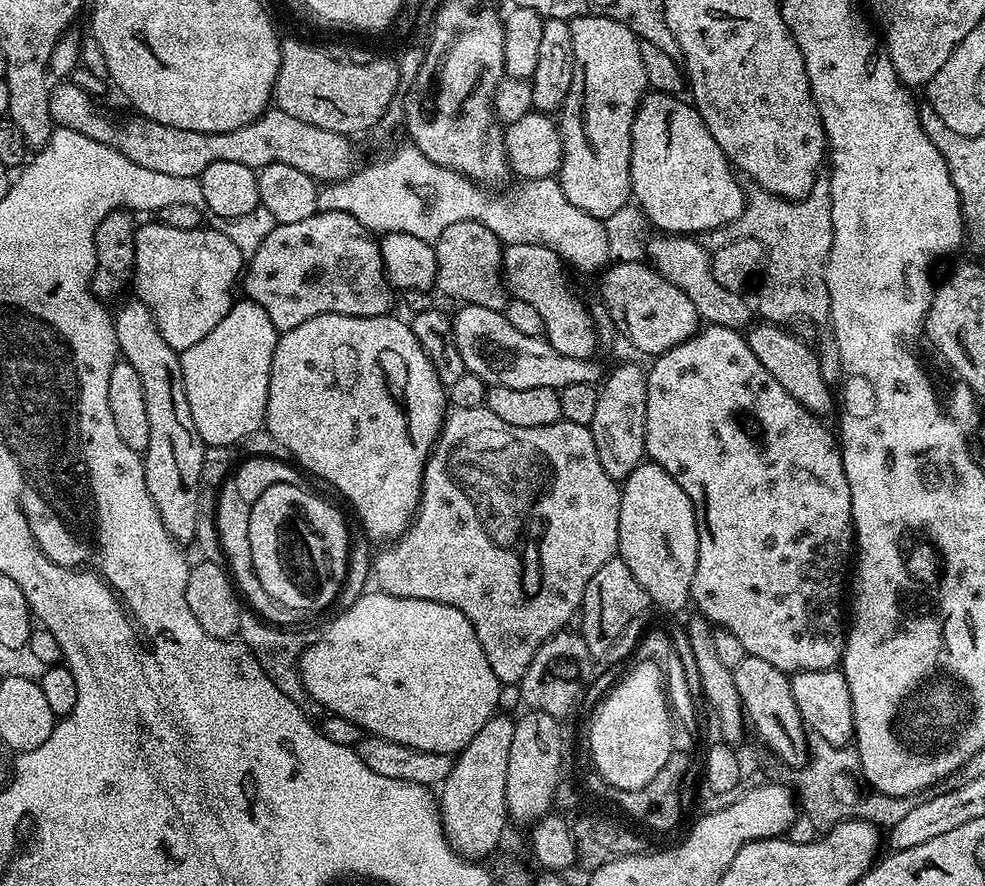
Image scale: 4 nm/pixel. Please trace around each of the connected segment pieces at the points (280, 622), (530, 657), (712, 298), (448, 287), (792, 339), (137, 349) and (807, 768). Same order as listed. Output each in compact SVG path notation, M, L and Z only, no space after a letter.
M227 479L220 485L216 498L216 529L218 530L218 542L222 546L224 564L226 565L234 583L237 593L242 597L243 603L248 604L253 613L261 620L273 626L296 626L302 620L302 613L297 608L288 608L282 602L270 598L258 582L258 574L254 570L254 558L250 554L250 514L252 506L241 498L235 488L232 479Z
M487 406L475 408L474 410L462 410L461 408L452 408L444 417L444 424L440 427L440 435L436 437L436 444L432 447L432 452L428 456L427 463L424 464L424 481L422 482L422 490L420 491L420 504L417 506L414 519L409 524L407 530L402 536L397 536L376 556L376 584L375 587L379 591L397 596L398 598L418 598L419 600L429 600L430 602L438 602L446 606L454 606L454 610L458 610L462 614L466 614L466 618L474 626L474 634L478 634L478 642L482 646L482 650L486 654L486 662L490 662L490 670L494 670L494 678L500 680L501 685L514 684L519 685L520 679L526 674L526 670L530 666L530 662L534 662L534 654L538 654L538 650L555 632L561 631L565 626L573 623L574 617L579 613L580 605L584 602L586 594L586 586L590 586L590 578L594 578L594 574L598 574L598 570L602 570L602 566L606 566L606 562L610 562L617 555L619 546L619 502L621 494L621 485L617 481L610 478L610 474L606 474L606 470L602 470L602 462L598 462L598 450L594 450L594 438L592 437L592 429L589 426L578 426L574 422L561 418L558 422L554 422L550 426L510 426L507 422L502 422L502 418L497 418Z
M656 234L652 241L647 241L646 256L651 267L660 273L662 278L674 282L690 302L694 302L694 310L698 310L701 321L717 324L737 330L744 330L753 323L754 308L744 301L745 297L734 290L726 290L718 278L712 273L712 257L699 239L688 234Z
M454 222L454 226L446 226L442 234L434 241L436 249L436 282L435 287L441 288L448 296L460 300L464 304L486 306L490 310L501 310L506 304L506 285L502 275L504 248L500 240L482 222Z
M756 322L747 329L746 339L758 362L762 362L762 366L766 366L770 374L774 374L775 380L782 382L782 390L786 390L786 394L790 394L794 402L806 406L806 410L810 410L816 416L827 417L827 412L831 408L833 411L834 408L834 392L826 378L822 378L817 349L812 349L802 337L788 331L792 330L779 324Z
M133 302L115 309L114 323L119 355L138 370L138 378L142 378L142 394L146 394L146 415L150 421L150 446L142 456L146 490L150 490L150 498L154 498L154 506L167 532L177 542L195 541L200 475L206 445L198 434L198 426L194 426L190 402L186 402L180 353L169 346L166 338L162 338L154 314L142 303Z
M811 735L808 740L808 761L799 771L800 784L796 786L800 797L800 806L809 824L823 834L828 832L843 820L855 819L870 821L879 828L889 828L902 822L903 818L914 810L922 801L923 795L916 793L913 796L890 796L880 793L871 793L868 798L862 798L856 803L853 792L848 788L849 776L844 773L855 769L855 751L848 746L836 747L827 742L826 738Z

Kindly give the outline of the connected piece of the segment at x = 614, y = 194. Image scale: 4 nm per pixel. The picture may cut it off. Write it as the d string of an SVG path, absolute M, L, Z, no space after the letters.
M579 16L570 21L570 38L574 38L574 78L570 82L570 94L558 113L562 138L562 162L558 179L562 194L586 210L594 218L605 221L618 210L629 207L632 196L630 178L630 150L632 127L641 100L649 91L646 70L642 70L641 41L622 22L614 22L608 16Z

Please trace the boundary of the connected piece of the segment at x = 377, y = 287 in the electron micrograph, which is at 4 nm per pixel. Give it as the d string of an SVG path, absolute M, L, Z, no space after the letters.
M317 210L303 222L277 224L266 234L266 242L247 261L242 276L243 295L252 300L274 322L277 333L288 332L294 326L302 326L318 314L346 314L347 316L387 316L393 311L392 295L394 289L384 273L384 263L380 253L380 240L369 232L358 218L341 212L322 212Z

